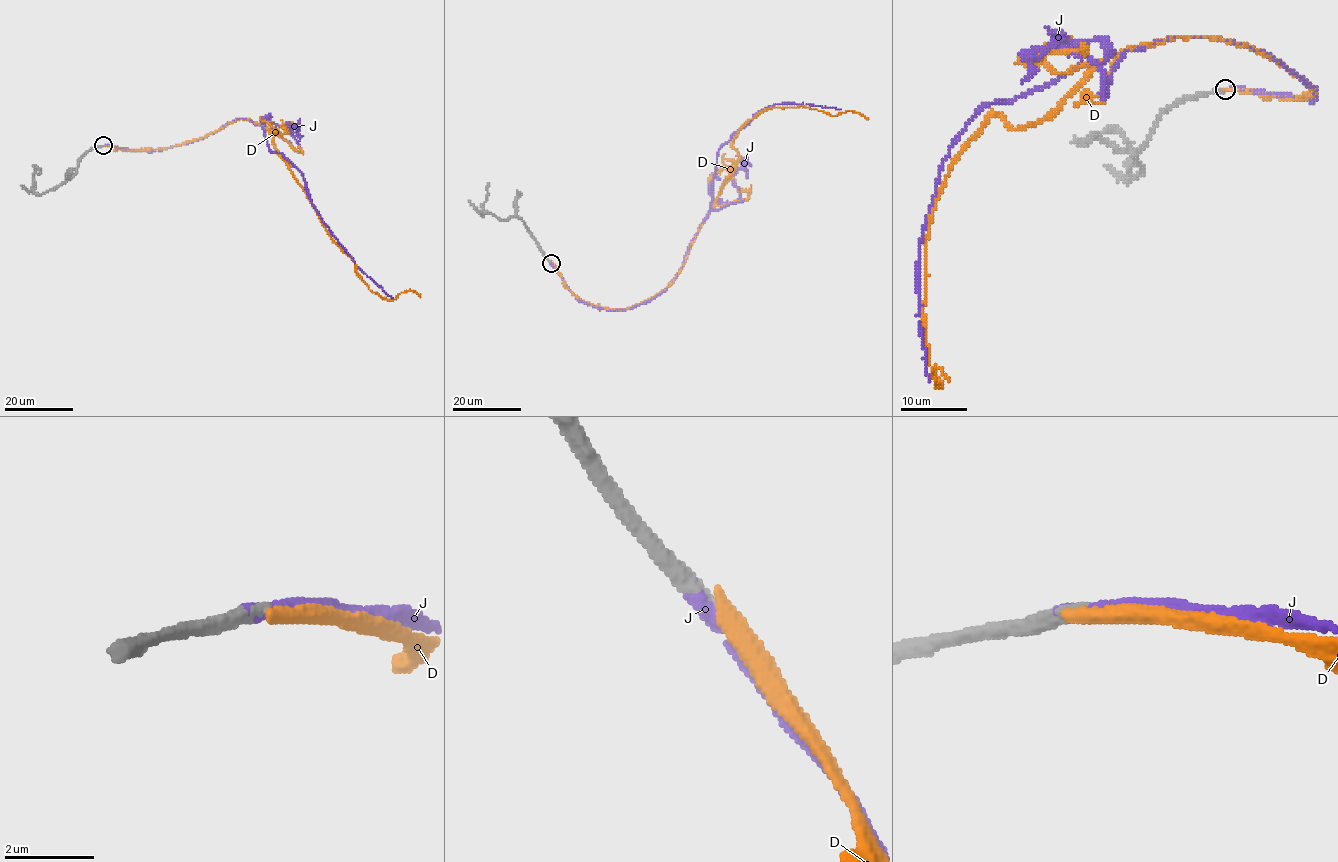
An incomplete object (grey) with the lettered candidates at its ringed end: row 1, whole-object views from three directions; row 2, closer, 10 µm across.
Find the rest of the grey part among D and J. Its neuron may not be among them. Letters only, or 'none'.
J

